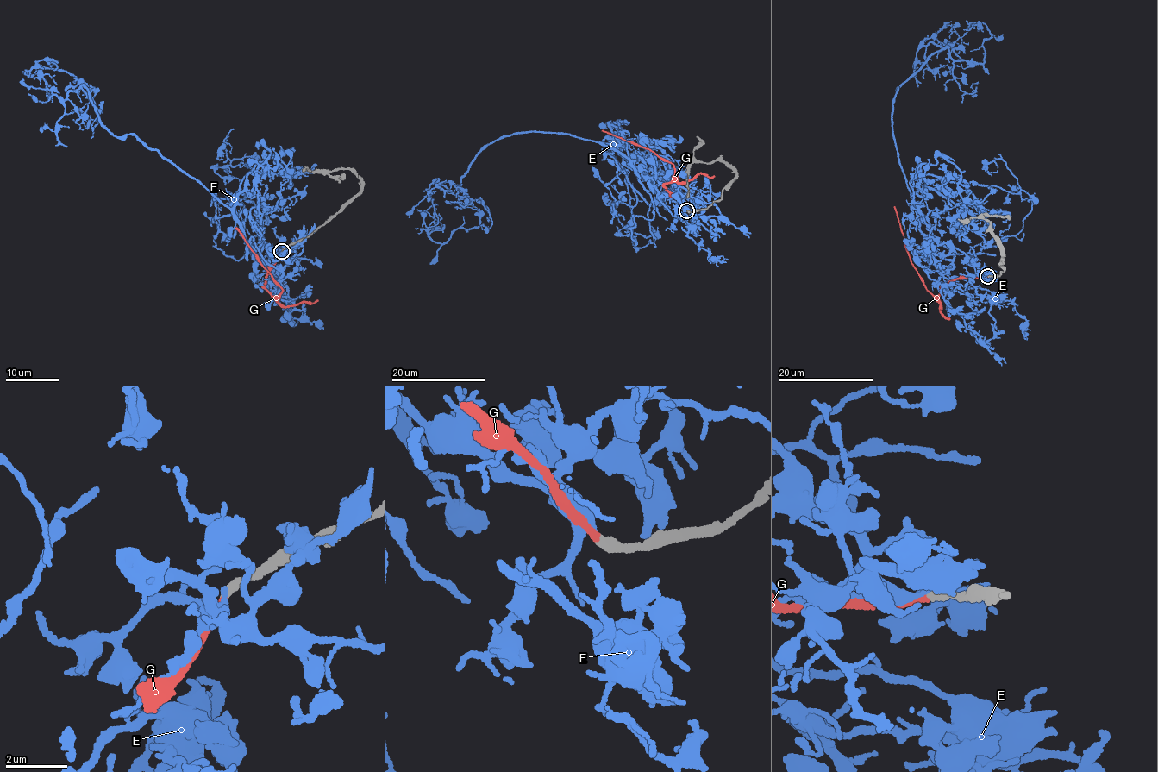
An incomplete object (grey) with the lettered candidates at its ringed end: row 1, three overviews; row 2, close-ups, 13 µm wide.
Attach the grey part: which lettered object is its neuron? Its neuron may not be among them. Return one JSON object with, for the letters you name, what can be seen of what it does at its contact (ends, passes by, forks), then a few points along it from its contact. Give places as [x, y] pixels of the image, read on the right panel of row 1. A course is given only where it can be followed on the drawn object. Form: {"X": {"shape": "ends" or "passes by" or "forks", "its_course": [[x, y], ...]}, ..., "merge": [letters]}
{"G": {"shape": "ends", "its_course": [[987, 276], [960, 278], [943, 285], [936, 297], [928, 290], [912, 264], [894, 206]]}, "merge": ["G"]}

